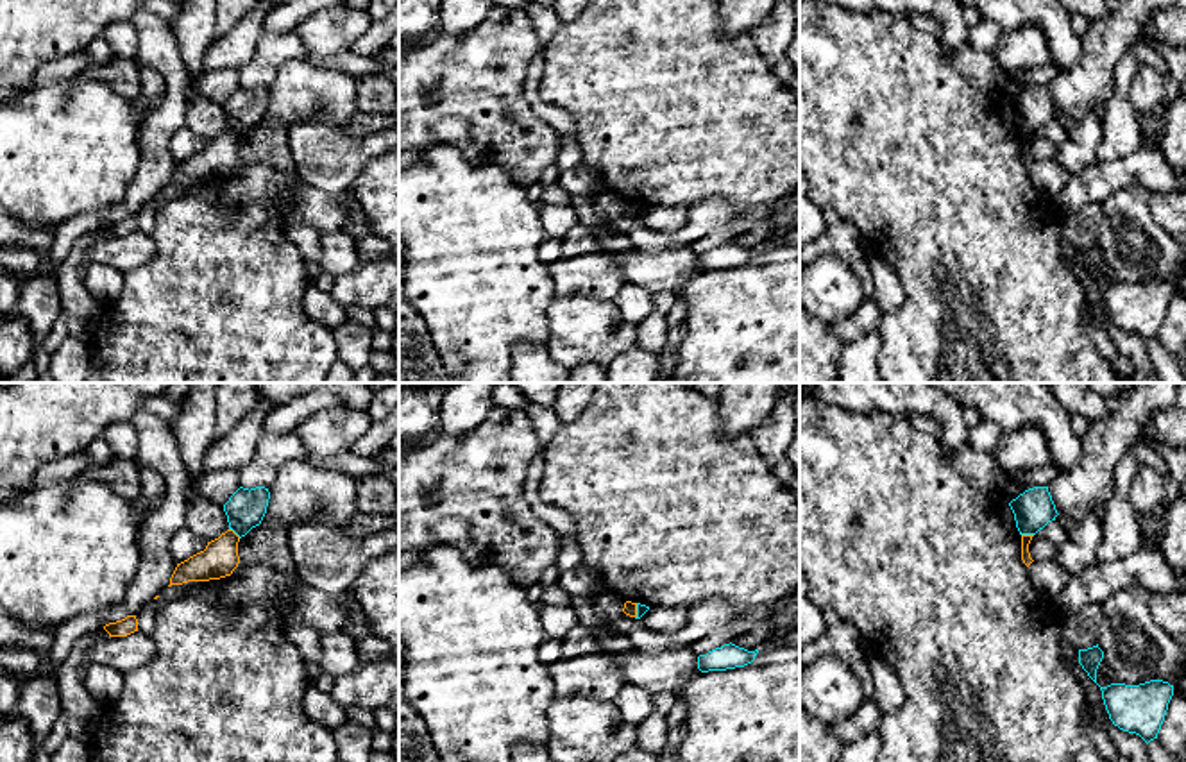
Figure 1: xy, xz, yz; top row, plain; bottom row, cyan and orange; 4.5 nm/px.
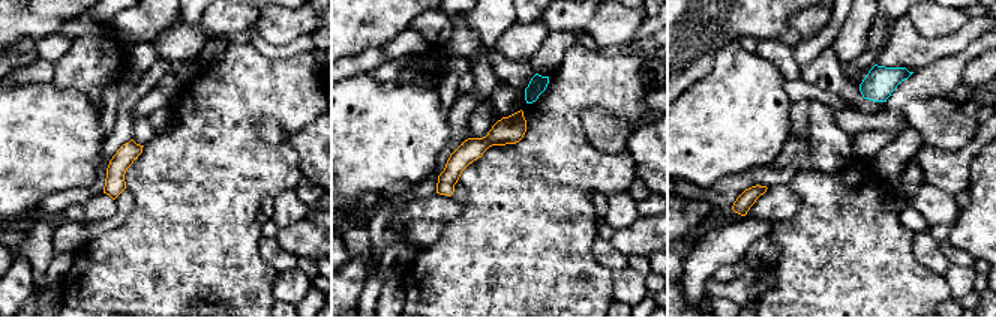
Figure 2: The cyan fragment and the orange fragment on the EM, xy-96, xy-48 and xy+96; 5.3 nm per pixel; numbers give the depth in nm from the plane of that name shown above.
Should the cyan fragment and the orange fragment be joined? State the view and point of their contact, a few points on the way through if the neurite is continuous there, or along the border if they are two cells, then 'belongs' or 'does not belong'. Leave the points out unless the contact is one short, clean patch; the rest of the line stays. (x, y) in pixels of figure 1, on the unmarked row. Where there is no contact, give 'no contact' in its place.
meets cyan in yz at (1027, 133); border along yz (1022, 133), (1033, 135); does not belong

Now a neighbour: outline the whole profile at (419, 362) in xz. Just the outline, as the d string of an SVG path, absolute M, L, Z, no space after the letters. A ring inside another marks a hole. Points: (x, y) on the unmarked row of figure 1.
M399 299L399 383L462 383L444 367L422 317Z

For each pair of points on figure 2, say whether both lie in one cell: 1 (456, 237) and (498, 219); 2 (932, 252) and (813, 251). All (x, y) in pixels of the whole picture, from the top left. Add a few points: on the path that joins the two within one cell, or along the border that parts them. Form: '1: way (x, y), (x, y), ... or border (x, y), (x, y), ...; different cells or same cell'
1: way (467, 237), (480, 237), (488, 230); same cell
2: border (914, 233), (914, 257), (941, 275); different cells

